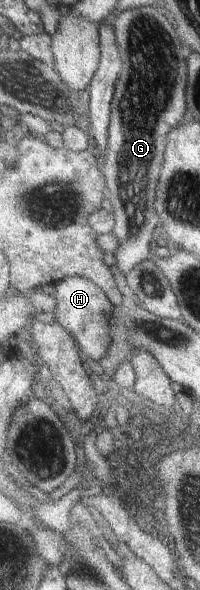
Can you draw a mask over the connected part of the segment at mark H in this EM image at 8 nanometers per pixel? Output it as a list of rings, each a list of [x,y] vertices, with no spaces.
[[[68,277],[55,285],[55,298],[57,307],[54,312],[56,320],[73,335],[80,350],[87,354],[91,360],[100,364],[101,360],[108,356],[113,342],[109,317],[115,311],[116,306],[109,296],[93,280],[86,277]]]

